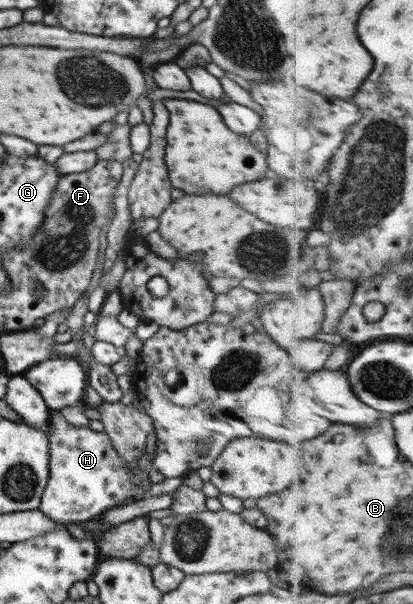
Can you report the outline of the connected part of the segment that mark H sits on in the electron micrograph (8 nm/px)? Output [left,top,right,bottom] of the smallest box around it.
[38,410,182,524]

